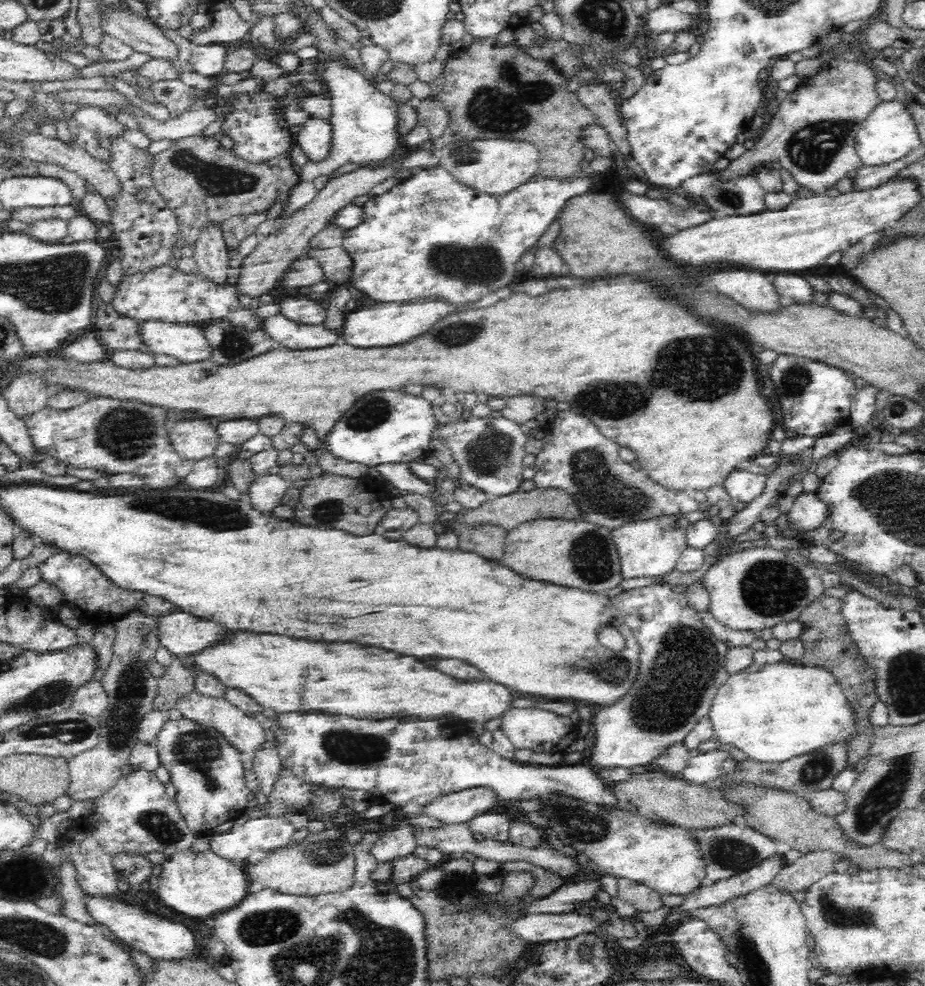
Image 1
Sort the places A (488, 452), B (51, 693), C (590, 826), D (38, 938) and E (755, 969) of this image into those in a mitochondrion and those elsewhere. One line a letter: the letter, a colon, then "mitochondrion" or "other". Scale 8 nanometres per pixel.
A: mitochondrion
B: mitochondrion
C: mitochondrion
D: mitochondrion
E: mitochondrion

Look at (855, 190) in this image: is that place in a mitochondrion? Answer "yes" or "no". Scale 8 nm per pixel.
no

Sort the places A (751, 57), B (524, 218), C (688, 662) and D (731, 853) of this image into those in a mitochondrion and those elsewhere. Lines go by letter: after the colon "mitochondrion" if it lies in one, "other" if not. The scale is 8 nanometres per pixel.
A: other
B: other
C: mitochondrion
D: mitochondrion

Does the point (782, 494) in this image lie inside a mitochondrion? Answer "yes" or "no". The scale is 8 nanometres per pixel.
no

